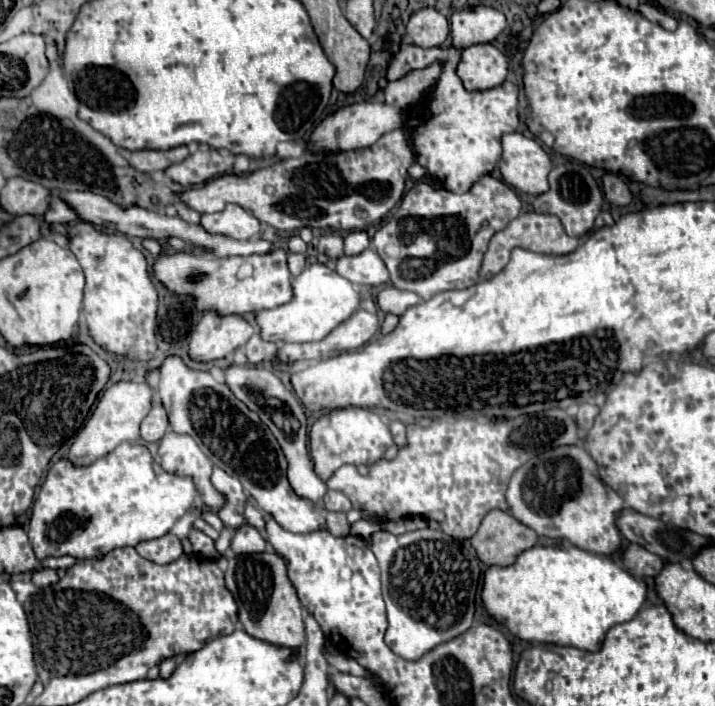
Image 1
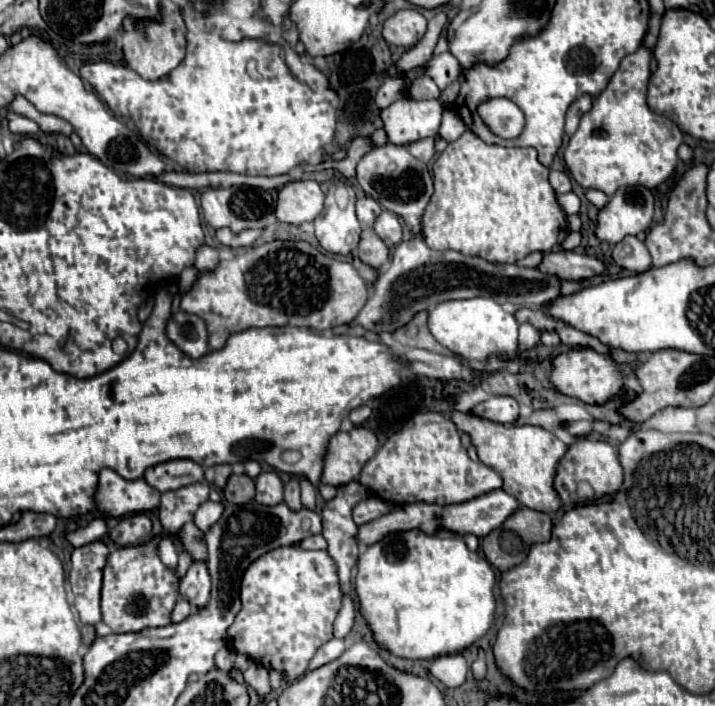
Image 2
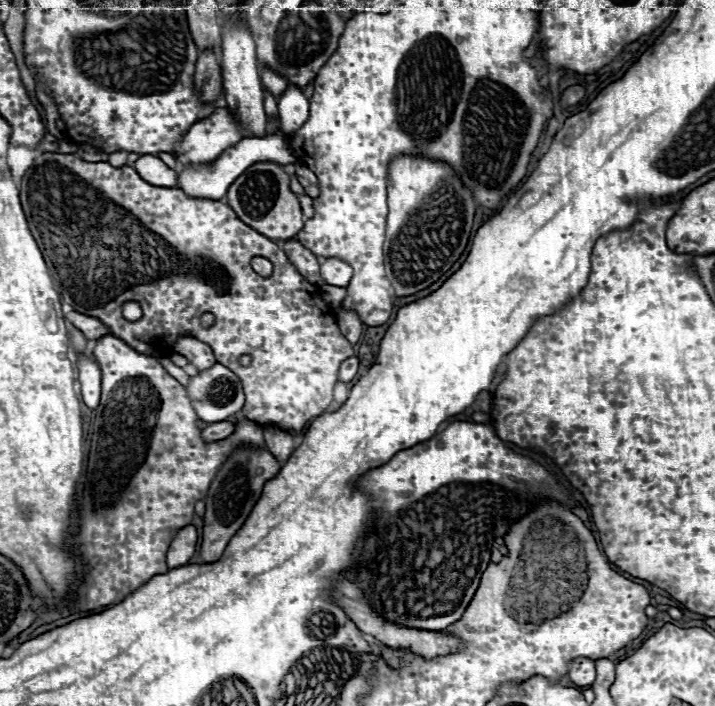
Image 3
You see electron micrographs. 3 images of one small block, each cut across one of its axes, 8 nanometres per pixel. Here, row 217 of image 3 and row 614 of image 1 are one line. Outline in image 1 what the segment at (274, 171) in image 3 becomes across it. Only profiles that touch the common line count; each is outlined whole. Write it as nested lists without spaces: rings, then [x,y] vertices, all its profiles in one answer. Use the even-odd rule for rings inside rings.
[[[274,552],[250,554],[250,556],[230,556],[226,564],[226,588],[236,598],[238,622],[246,634],[260,638],[272,646],[284,646],[292,650],[292,658],[300,654],[304,646],[304,620],[302,606],[286,576],[284,560]]]

